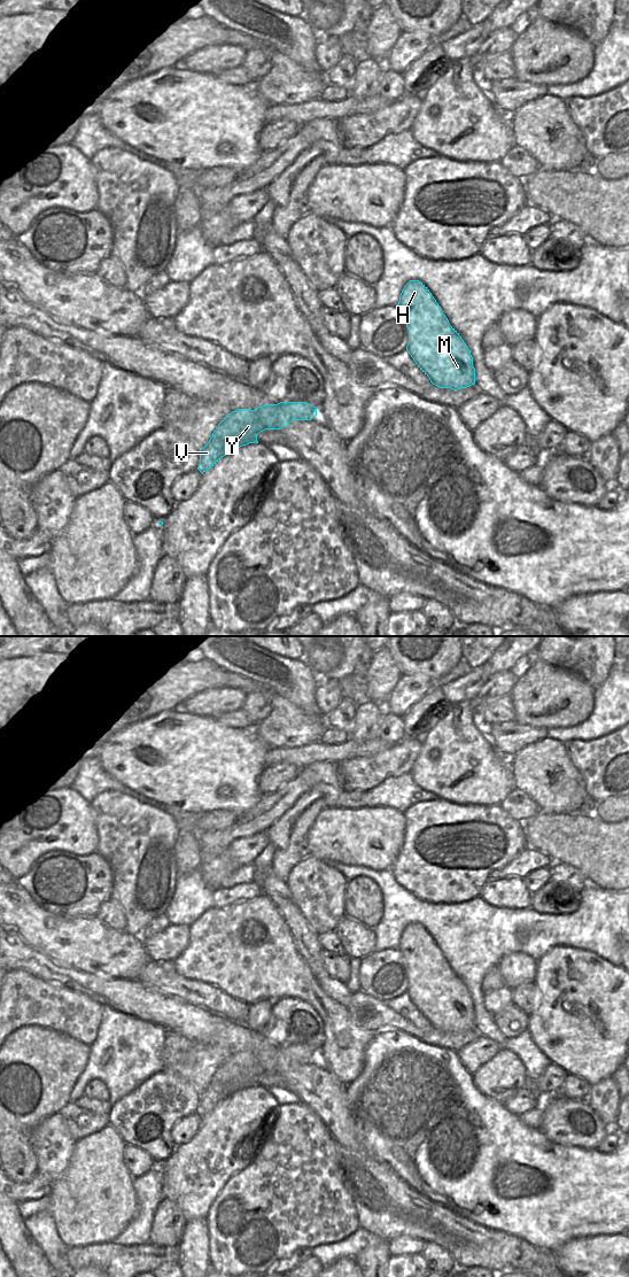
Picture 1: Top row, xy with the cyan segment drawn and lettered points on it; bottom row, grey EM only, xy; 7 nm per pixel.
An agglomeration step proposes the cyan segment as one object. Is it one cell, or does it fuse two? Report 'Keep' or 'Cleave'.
Cleave.

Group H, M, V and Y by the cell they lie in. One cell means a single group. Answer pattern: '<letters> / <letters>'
H M Y / V

